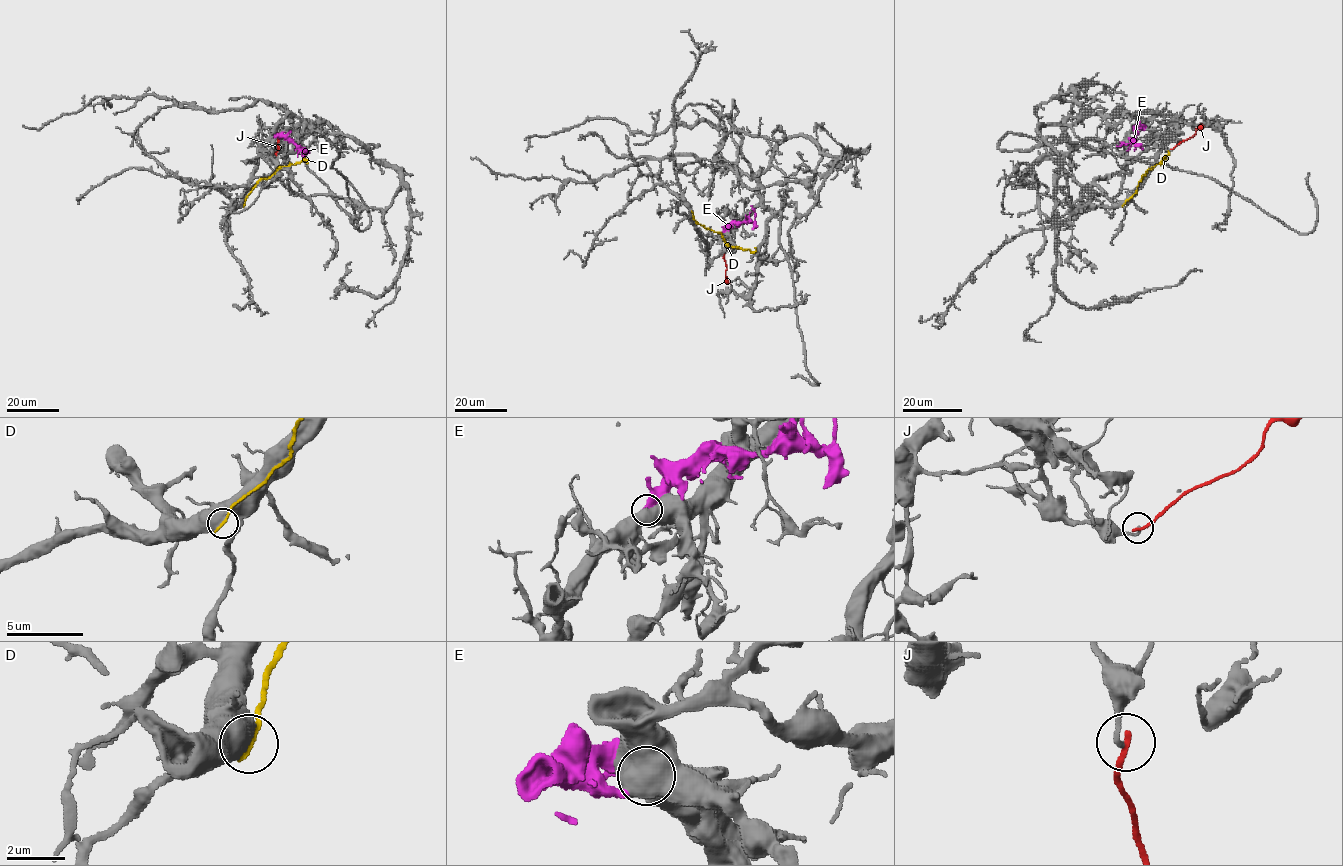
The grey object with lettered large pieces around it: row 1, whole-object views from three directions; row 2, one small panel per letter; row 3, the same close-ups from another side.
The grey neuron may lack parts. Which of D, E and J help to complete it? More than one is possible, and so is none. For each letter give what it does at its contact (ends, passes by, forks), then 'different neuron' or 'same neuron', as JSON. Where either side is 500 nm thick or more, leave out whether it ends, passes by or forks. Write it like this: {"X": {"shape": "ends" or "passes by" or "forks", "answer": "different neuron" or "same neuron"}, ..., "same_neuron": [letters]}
{"D": {"answer": "different neuron"}, "E": {"answer": "different neuron"}, "J": {"shape": "ends", "answer": "different neuron"}, "same_neuron": []}

